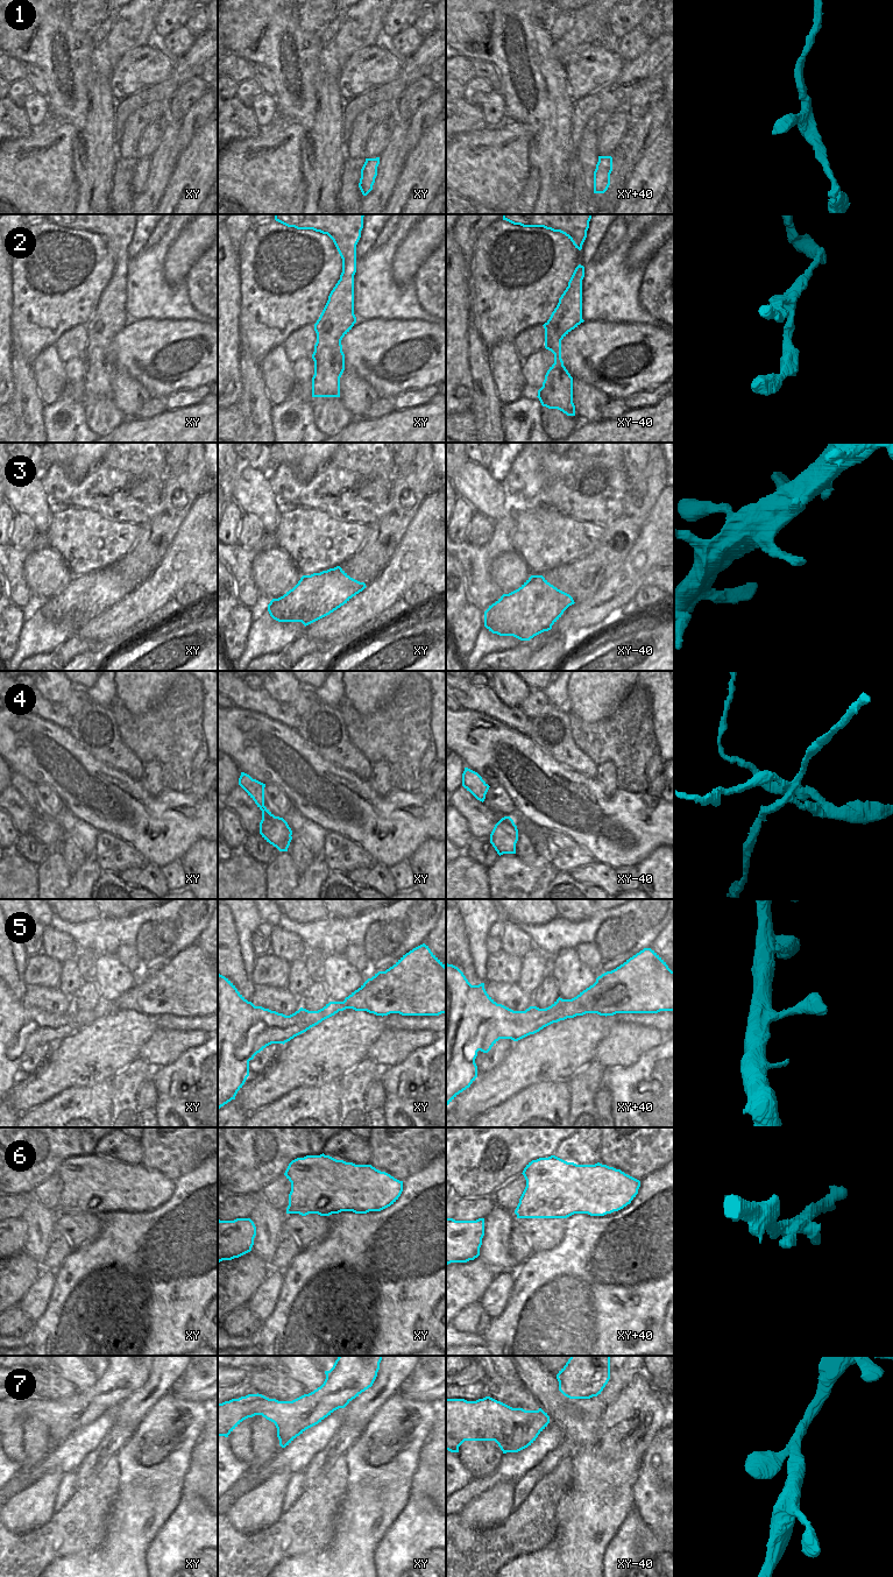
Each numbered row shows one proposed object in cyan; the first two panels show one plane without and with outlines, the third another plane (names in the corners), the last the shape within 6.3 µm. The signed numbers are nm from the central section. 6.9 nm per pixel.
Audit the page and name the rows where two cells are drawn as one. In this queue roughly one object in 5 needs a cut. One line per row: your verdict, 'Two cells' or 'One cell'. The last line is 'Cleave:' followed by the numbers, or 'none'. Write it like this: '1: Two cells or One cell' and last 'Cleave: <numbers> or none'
1: One cell
2: One cell
3: One cell
4: Two cells
5: One cell
6: One cell
7: One cell
Cleave: 4

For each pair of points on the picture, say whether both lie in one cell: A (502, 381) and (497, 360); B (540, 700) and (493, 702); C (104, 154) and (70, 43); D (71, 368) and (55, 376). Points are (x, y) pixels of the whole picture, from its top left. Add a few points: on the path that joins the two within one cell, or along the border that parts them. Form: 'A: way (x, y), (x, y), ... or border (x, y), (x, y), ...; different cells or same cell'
A: way (502, 376), (502, 365); same cell
B: border (519, 707), (530, 720); different cells
C: way (94, 126), (86, 101), (76, 91), (72, 71); same cell
D: border (64, 362), (64, 376), (68, 382); different cells

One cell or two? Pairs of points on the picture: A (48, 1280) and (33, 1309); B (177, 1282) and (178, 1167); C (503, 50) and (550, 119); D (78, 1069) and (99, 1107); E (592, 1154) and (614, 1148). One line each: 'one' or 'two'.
A: one
B: two
C: one
D: two
E: two

